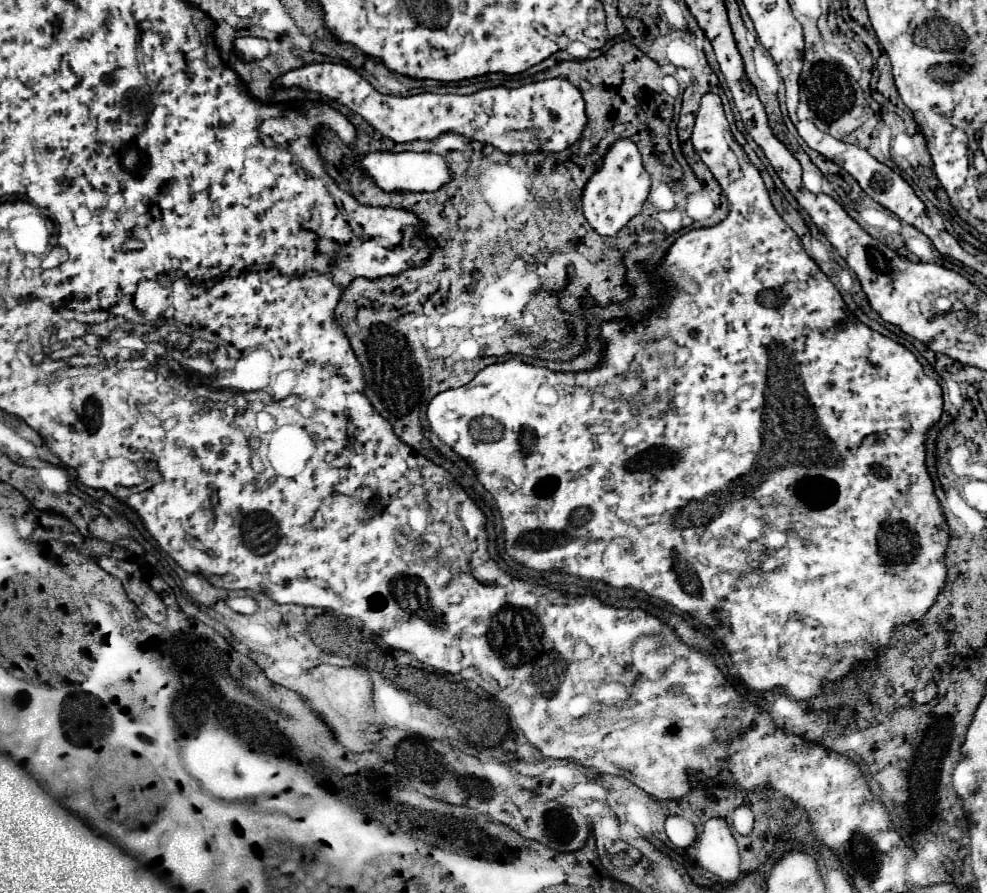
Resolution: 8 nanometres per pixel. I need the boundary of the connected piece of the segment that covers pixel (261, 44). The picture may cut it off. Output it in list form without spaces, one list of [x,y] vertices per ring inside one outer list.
[[[251,36],[239,38],[239,40],[235,40],[235,48],[237,48],[237,54],[247,62],[265,58],[269,54],[269,44],[263,38],[251,38]]]

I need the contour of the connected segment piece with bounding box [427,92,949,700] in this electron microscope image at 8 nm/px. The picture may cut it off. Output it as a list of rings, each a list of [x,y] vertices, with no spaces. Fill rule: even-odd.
[[[713,92],[705,94],[701,100],[691,142],[727,196],[729,214],[717,226],[695,228],[679,236],[655,266],[657,272],[665,272],[663,276],[677,288],[667,302],[659,304],[659,312],[653,312],[653,320],[659,324],[655,336],[669,334],[677,346],[685,348],[685,356],[689,356],[683,364],[685,370],[679,366],[679,380],[673,380],[673,384],[687,384],[687,404],[675,406],[675,402],[667,398],[667,404],[657,404],[657,410],[633,414],[631,402],[623,396],[617,398],[611,396],[613,392],[593,392],[611,384],[615,376],[621,376],[627,370],[629,360],[643,346],[639,344],[639,322],[631,322],[631,318],[611,318],[601,322],[603,356],[595,370],[553,372],[549,368],[509,358],[483,368],[465,386],[437,394],[427,408],[427,420],[431,430],[475,468],[477,480],[497,500],[505,526],[505,548],[511,558],[539,572],[565,570],[579,578],[601,580],[619,588],[631,586],[655,596],[713,628],[749,688],[779,688],[795,700],[807,700],[821,692],[823,680],[843,678],[859,660],[875,660],[877,652],[889,642],[891,632],[907,622],[919,622],[945,586],[947,568],[943,556],[949,528],[941,514],[939,500],[933,494],[923,446],[929,426],[943,414],[941,388],[925,374],[923,366],[905,346],[881,336],[861,322],[853,322],[853,318],[845,314],[845,302],[833,282],[805,254],[799,236],[775,212],[759,170],[735,142],[721,98]],[[541,386],[551,388],[553,392],[537,392]],[[489,438],[501,440],[489,442]],[[789,458],[795,458],[795,462],[789,462]],[[819,522],[839,524],[821,526]]]

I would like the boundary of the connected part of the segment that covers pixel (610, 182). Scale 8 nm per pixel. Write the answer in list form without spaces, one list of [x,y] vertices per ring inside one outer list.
[[[617,140],[607,148],[601,166],[589,176],[583,194],[583,214],[597,234],[617,234],[631,218],[635,218],[649,196],[651,178],[643,168],[641,154],[631,140]]]

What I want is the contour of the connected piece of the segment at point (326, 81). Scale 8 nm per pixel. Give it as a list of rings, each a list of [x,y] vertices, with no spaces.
[[[309,64],[277,78],[281,86],[301,86],[303,90],[335,98],[355,114],[363,116],[377,132],[393,142],[433,140],[443,132],[457,132],[467,138],[493,144],[503,152],[561,152],[579,140],[587,124],[585,102],[581,92],[563,78],[525,84],[521,88],[485,88],[469,96],[459,94],[415,94],[415,96],[385,96],[377,92],[363,76],[345,64]]]

